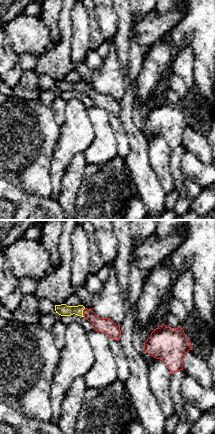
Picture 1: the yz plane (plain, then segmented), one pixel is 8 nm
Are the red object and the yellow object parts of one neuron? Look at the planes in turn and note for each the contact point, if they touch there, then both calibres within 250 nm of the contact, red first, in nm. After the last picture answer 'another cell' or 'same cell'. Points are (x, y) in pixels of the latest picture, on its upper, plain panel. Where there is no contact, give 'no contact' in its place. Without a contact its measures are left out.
contact (83, 88); calibres 130 and 90 nm

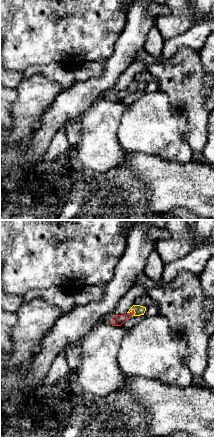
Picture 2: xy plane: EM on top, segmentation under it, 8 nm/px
contact (132, 87); calibres 90 and 80 nm

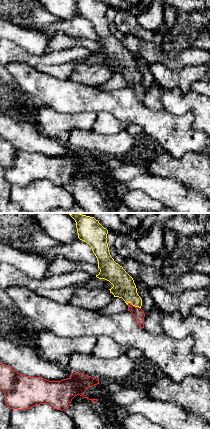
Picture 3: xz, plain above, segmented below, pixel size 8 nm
contact (134, 82); calibres 90 and 180 nm

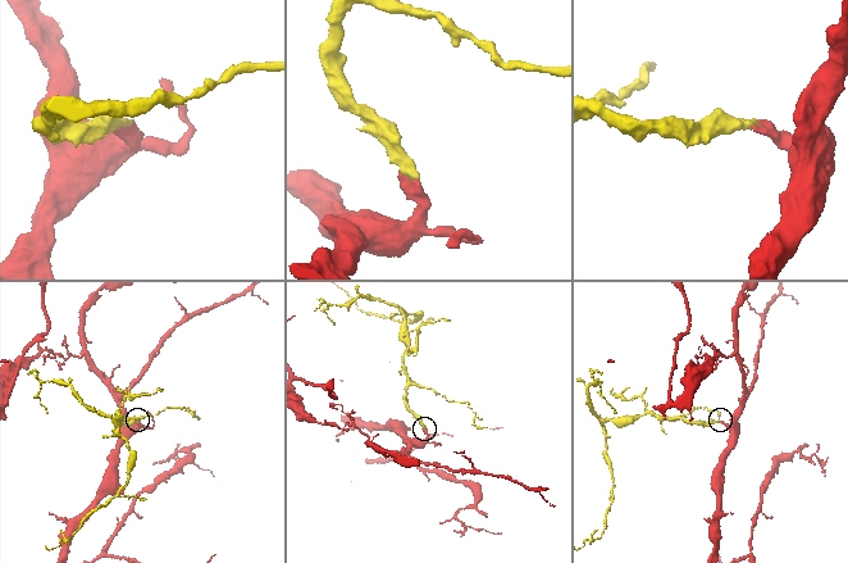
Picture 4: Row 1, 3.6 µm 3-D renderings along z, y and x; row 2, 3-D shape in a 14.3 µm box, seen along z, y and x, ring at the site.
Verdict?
same cell

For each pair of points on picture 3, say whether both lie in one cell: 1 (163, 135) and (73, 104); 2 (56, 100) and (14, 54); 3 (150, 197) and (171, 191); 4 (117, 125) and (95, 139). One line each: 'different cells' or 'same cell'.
1: same cell
2: different cells
3: same cell
4: different cells

